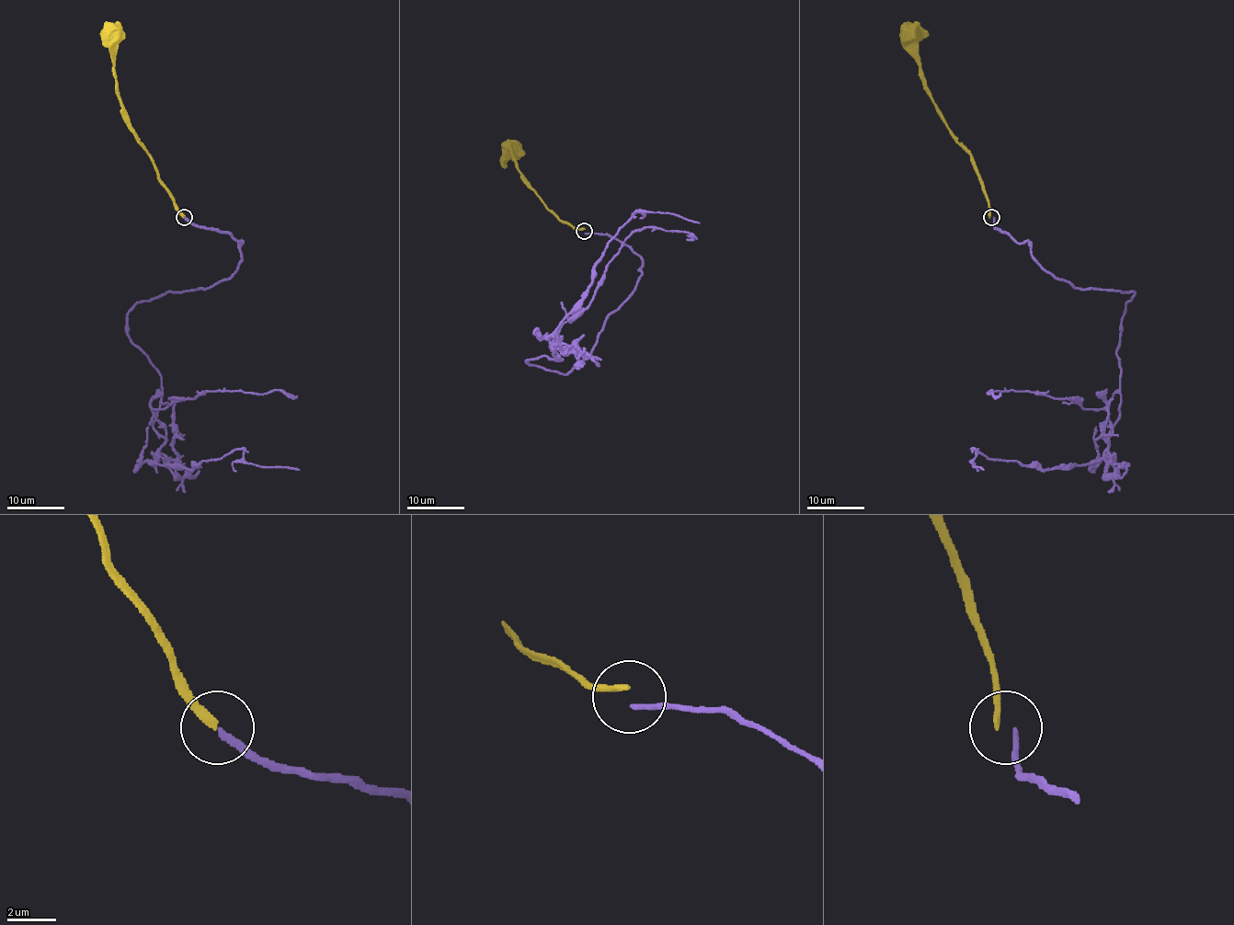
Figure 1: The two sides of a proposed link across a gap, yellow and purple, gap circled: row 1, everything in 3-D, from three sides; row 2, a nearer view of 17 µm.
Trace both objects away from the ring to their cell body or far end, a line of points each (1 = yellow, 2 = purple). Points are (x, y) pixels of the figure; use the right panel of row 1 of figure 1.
1: (990, 217), (976, 165), (947, 126), (931, 97), (916, 45), (908, 36)
2: (993, 217), (1057, 278), (1135, 294), (1116, 355), (1119, 418), (1101, 457), (1044, 468), (972, 449), (983, 470)

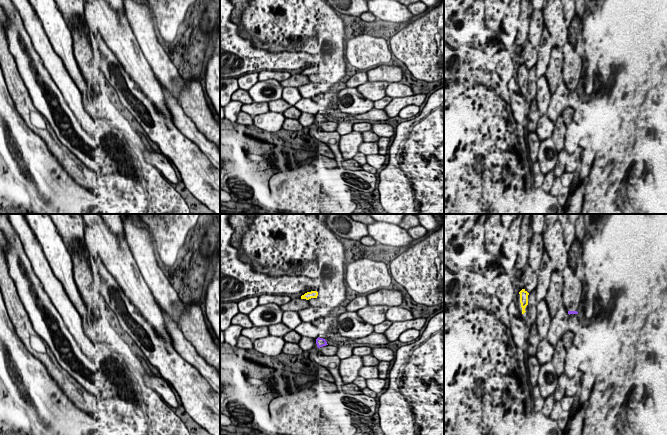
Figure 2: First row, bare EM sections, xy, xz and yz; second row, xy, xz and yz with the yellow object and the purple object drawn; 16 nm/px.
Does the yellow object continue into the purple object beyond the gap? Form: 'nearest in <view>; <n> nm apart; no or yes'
nearest in xz; 650 nm apart; yes

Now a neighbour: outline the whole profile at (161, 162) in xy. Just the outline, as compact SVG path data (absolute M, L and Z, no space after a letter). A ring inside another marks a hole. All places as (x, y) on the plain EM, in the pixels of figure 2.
M148 150L144 152L145 161L156 167L162 175L173 185L178 183L178 177L173 169L170 160L162 153L150 153Z

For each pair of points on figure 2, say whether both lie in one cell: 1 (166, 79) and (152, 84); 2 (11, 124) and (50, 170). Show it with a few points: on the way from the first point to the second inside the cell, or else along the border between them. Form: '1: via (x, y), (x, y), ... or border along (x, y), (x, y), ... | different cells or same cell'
1: border along (146, 61), (161, 85) | different cells
2: via (21, 136), (23, 144), (38, 159) | same cell

